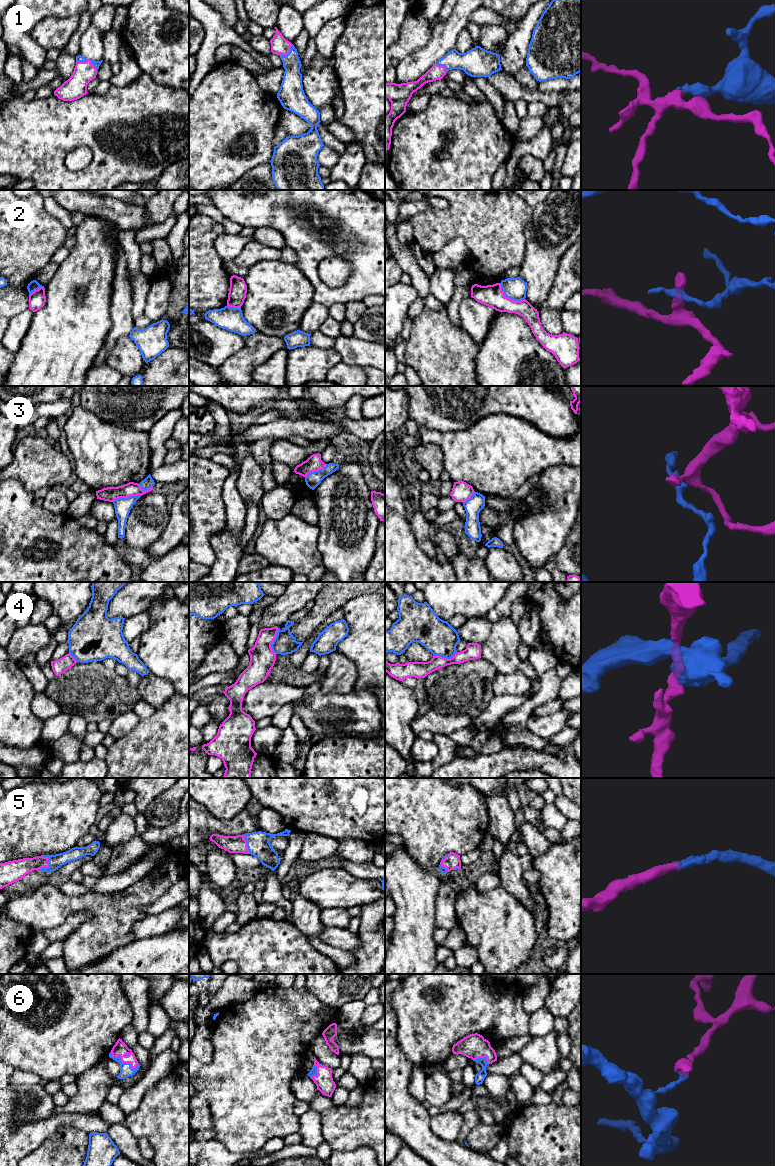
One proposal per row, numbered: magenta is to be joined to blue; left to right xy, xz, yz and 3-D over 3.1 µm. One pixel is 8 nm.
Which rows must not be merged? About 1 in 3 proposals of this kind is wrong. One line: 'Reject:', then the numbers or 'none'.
Reject: 2, 3, 4

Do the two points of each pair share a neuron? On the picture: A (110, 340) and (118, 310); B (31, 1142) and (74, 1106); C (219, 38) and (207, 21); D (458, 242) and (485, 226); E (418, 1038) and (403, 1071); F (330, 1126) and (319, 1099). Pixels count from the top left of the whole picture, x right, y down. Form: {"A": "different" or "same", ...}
{"A": "same", "B": "different", "C": "same", "D": "different", "E": "different", "F": "different"}

